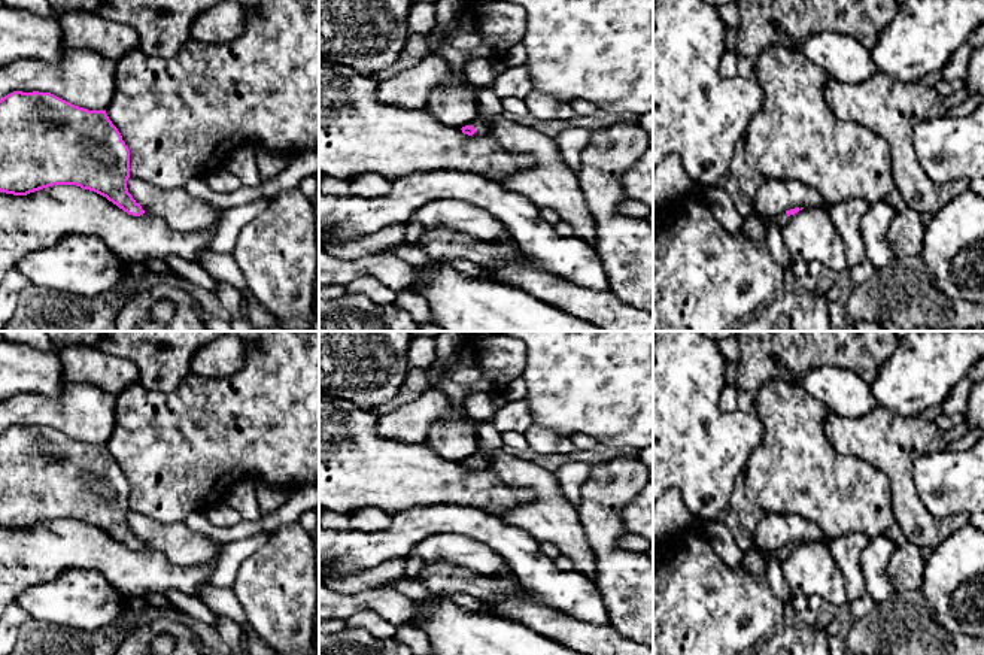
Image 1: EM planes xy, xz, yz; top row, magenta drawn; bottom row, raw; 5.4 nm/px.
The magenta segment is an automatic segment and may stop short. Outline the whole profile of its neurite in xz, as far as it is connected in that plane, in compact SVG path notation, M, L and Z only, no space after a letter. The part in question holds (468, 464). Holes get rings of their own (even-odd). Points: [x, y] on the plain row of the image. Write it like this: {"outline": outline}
{"outline": "M476 452L468 460L462 461L462 467L468 470L485 470L489 467L491 458L488 454L479 454Z"}

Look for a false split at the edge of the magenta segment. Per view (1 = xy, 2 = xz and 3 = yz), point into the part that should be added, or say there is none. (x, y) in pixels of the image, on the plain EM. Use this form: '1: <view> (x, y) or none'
1: none
2: xz (482, 461)
3: yz (781, 554)

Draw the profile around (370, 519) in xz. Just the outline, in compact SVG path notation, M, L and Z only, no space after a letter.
M361 507L352 513L324 510L319 516L319 527L335 531L367 531L376 533L389 527L392 515L379 507Z

